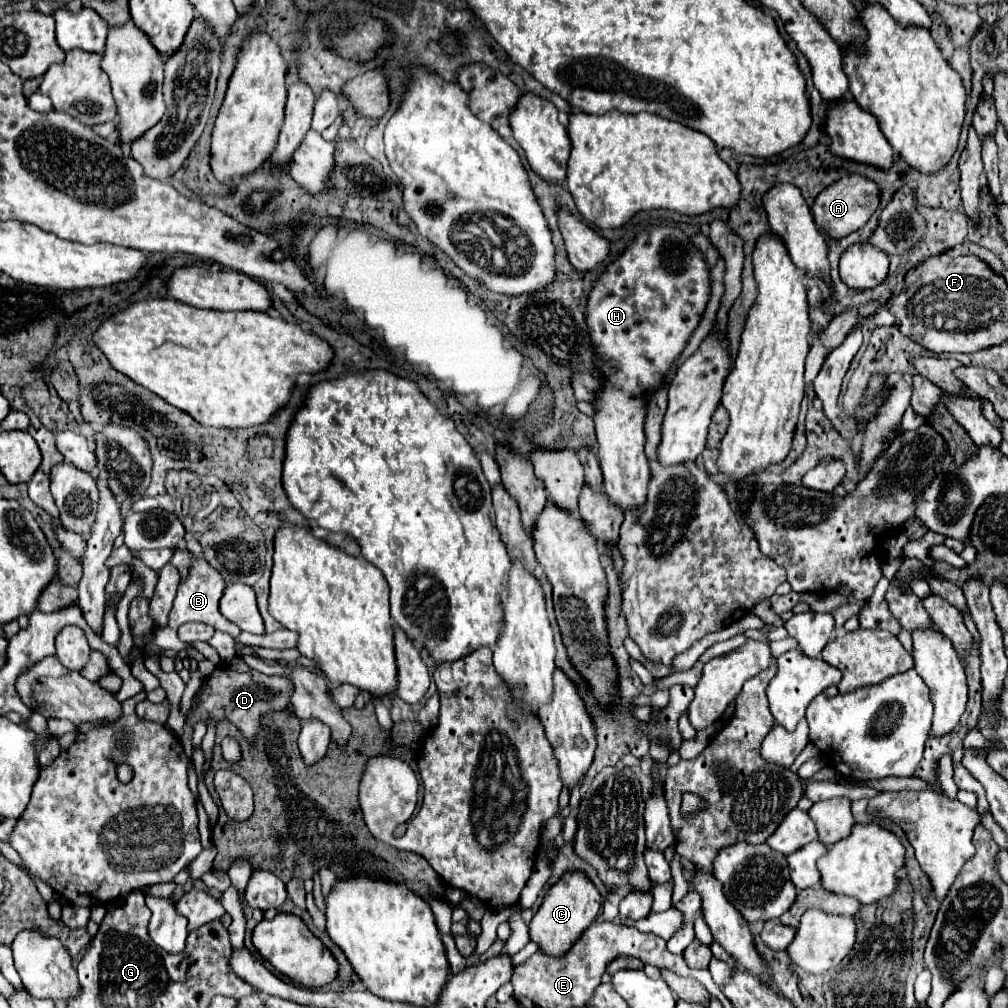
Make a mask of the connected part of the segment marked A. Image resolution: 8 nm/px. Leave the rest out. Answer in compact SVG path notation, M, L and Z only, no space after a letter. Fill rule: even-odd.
M852 174L852 176L840 178L838 182L824 188L816 196L816 202L812 206L812 216L814 216L816 226L822 230L822 234L826 234L832 240L840 240L840 238L848 236L850 232L862 228L868 222L868 218L876 212L878 202L880 202L878 186L870 180L866 180L864 176Z

